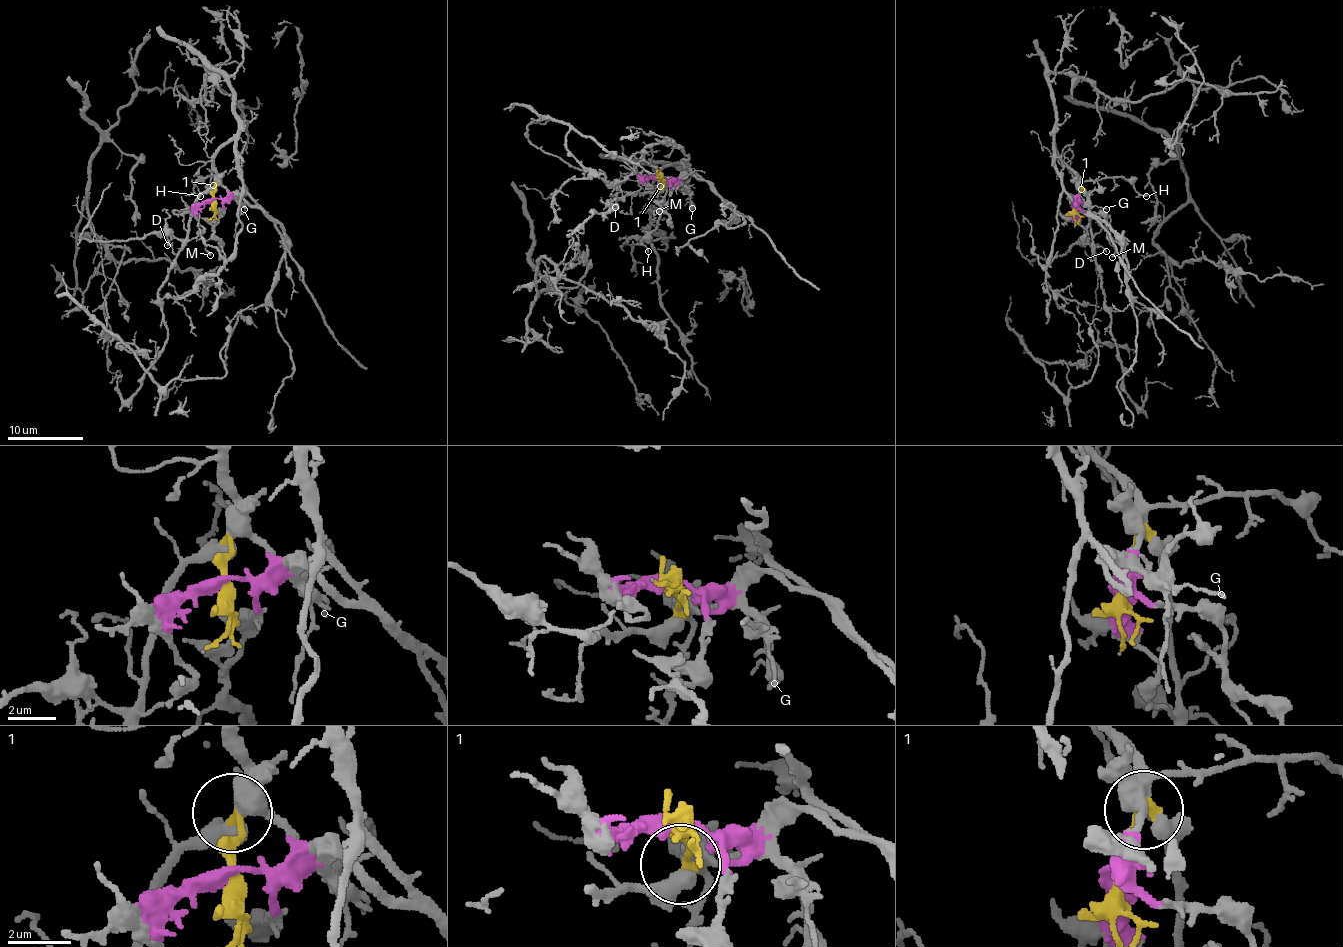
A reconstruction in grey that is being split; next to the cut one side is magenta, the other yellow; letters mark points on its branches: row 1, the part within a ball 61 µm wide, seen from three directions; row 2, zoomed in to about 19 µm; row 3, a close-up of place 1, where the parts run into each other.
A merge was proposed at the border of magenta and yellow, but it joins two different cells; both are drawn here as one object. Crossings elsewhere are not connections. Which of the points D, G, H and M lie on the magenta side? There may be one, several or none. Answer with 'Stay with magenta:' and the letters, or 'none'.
Stay with magenta: G, M

